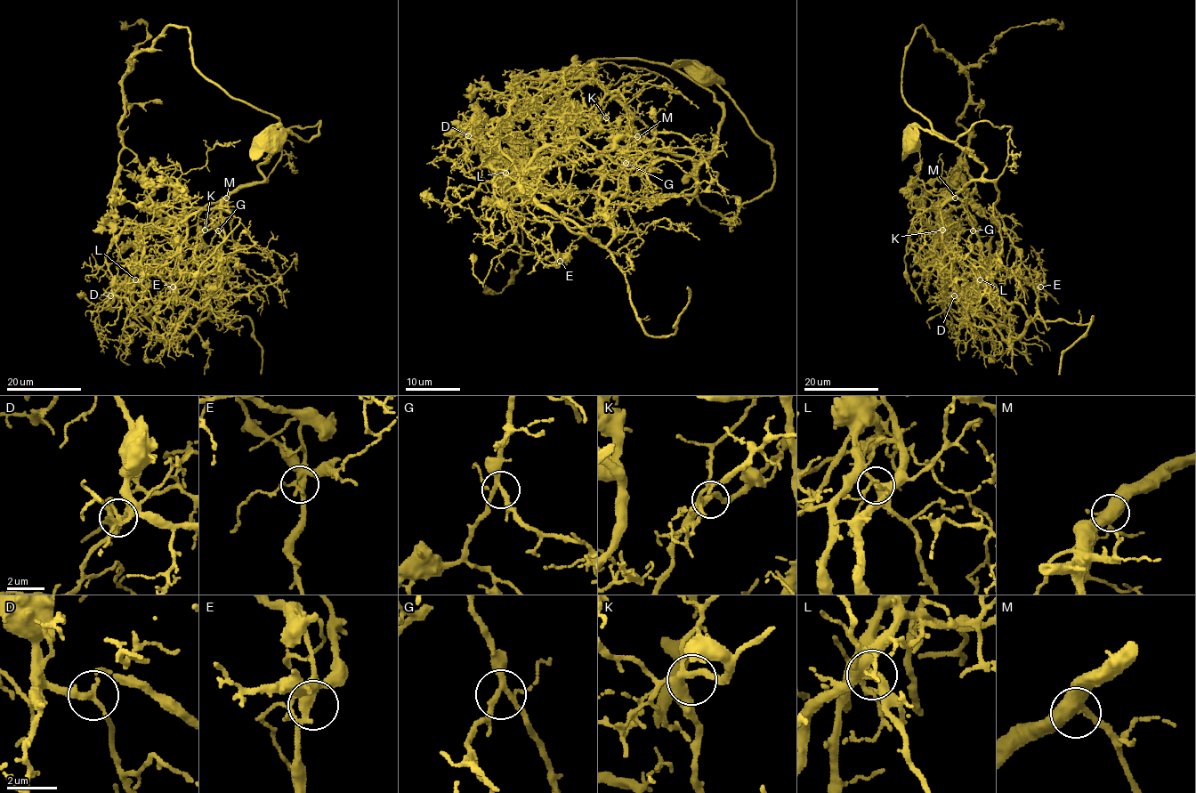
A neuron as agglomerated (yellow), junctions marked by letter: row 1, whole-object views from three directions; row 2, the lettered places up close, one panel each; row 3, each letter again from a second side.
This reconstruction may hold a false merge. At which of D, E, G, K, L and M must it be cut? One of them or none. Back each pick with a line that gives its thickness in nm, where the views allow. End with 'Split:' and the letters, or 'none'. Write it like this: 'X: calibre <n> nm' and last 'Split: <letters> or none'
L: calibre 240 nm
Split: L

